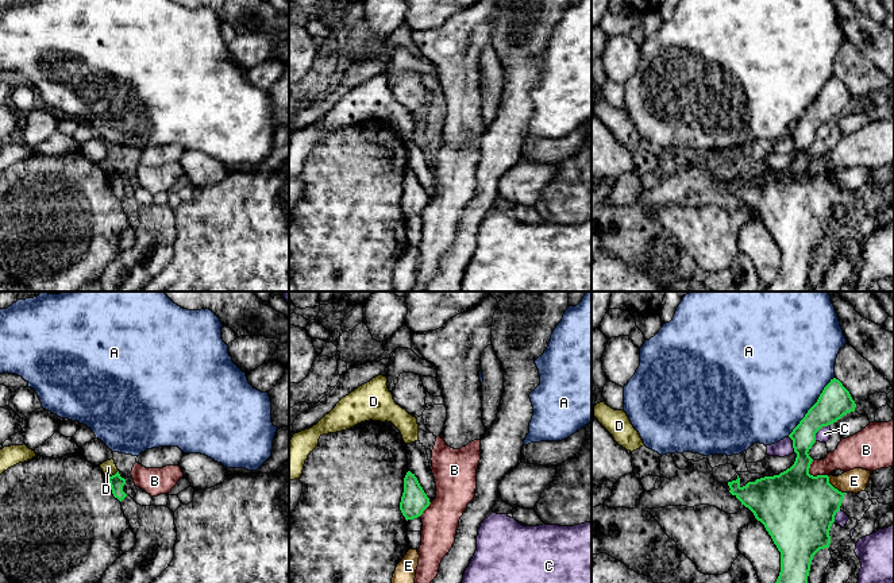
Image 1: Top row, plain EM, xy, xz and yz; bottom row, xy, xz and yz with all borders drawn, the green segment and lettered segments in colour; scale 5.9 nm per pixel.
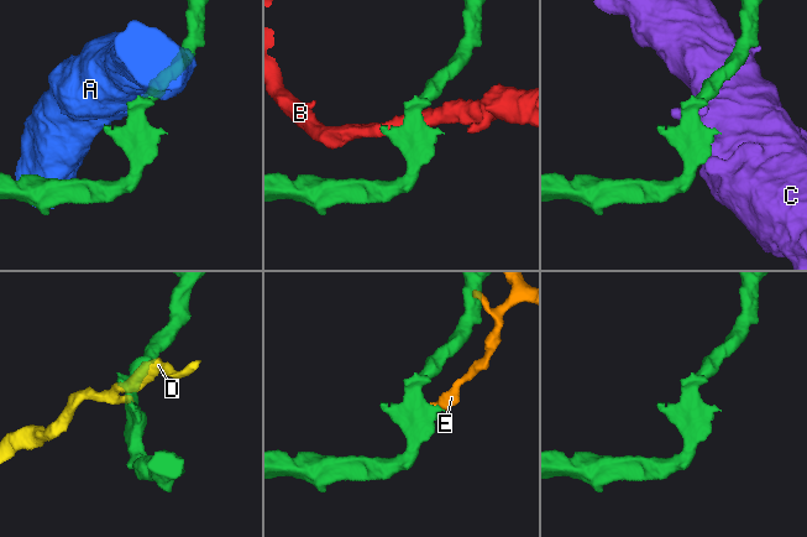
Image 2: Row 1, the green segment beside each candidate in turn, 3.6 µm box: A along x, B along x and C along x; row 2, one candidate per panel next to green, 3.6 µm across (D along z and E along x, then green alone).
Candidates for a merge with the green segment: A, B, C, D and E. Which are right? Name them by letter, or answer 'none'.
none

